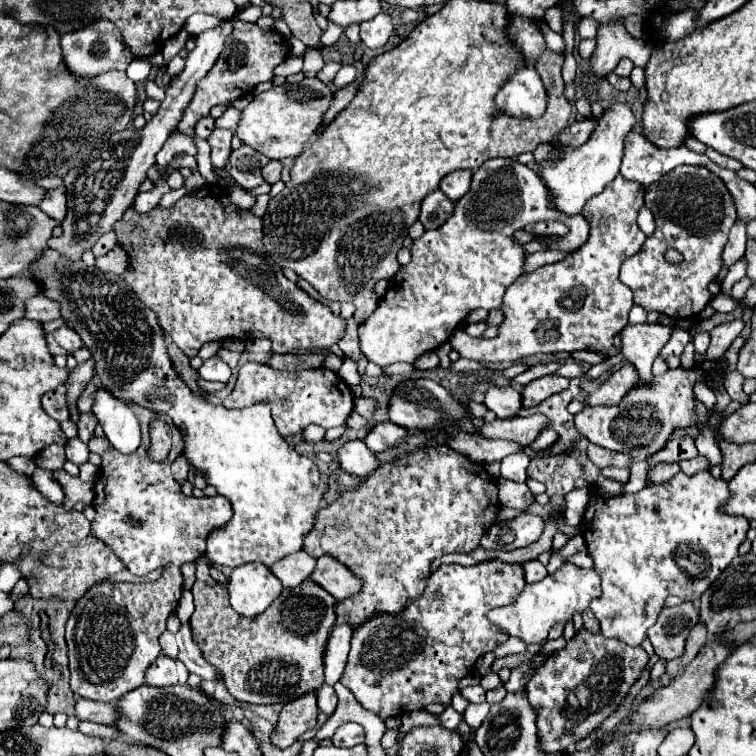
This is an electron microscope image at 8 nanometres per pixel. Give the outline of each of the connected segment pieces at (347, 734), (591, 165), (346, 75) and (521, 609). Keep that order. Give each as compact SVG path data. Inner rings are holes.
M346 723L346 725L336 729L336 733L332 735L330 741L336 747L354 747L354 745L360 745L360 743L364 743L362 725L358 725L358 723Z
M614 103L610 111L602 115L598 127L590 135L590 139L580 147L564 147L562 157L554 159L554 163L546 165L552 151L556 151L558 141L542 143L534 149L534 161L538 163L538 175L546 181L546 187L550 191L550 207L560 211L562 215L578 215L586 201L594 195L598 195L618 173L622 163L622 149L624 149L624 137L630 133L636 125L636 119L628 105Z
M344 65L344 67L338 71L338 75L336 75L336 79L334 79L334 85L336 85L336 89L340 89L340 87L352 83L356 77L358 77L358 69L356 69L354 65Z
M564 563L554 575L548 575L538 583L526 585L524 593L516 599L516 603L490 609L486 617L510 637L518 637L524 643L540 643L542 639L548 637L548 631L554 623L570 621L576 611L582 613L588 607L590 599L598 595L600 595L598 573L594 573L592 569L576 567L572 563Z

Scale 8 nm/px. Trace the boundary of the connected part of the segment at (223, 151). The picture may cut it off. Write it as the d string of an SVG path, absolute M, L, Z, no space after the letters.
M214 129L212 135L206 139L208 145L212 147L212 167L214 169L226 167L228 157L232 153L230 139L232 139L232 131L228 131L228 129Z

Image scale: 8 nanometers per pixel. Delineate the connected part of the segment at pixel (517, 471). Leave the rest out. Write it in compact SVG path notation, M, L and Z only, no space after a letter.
M514 453L502 459L502 477L510 481L526 481L526 467L530 459L526 453Z

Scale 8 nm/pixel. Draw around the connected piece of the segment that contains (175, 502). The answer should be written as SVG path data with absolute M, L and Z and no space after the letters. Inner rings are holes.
M132 407L134 415L140 419L142 427L142 447L138 447L132 455L116 453L106 439L94 437L88 447L90 451L102 457L102 473L100 473L100 489L94 489L92 507L96 509L96 519L92 521L92 533L108 543L114 553L122 559L122 563L134 575L148 575L154 569L166 567L166 563L184 565L196 561L206 553L206 535L210 527L218 527L230 519L230 501L216 497L186 497L180 491L180 485L172 479L170 465L182 451L182 433L172 425L172 449L168 457L160 463L148 457L150 449L150 421L156 419L156 413L144 407ZM132 515L138 519L138 525L124 523L124 517Z

